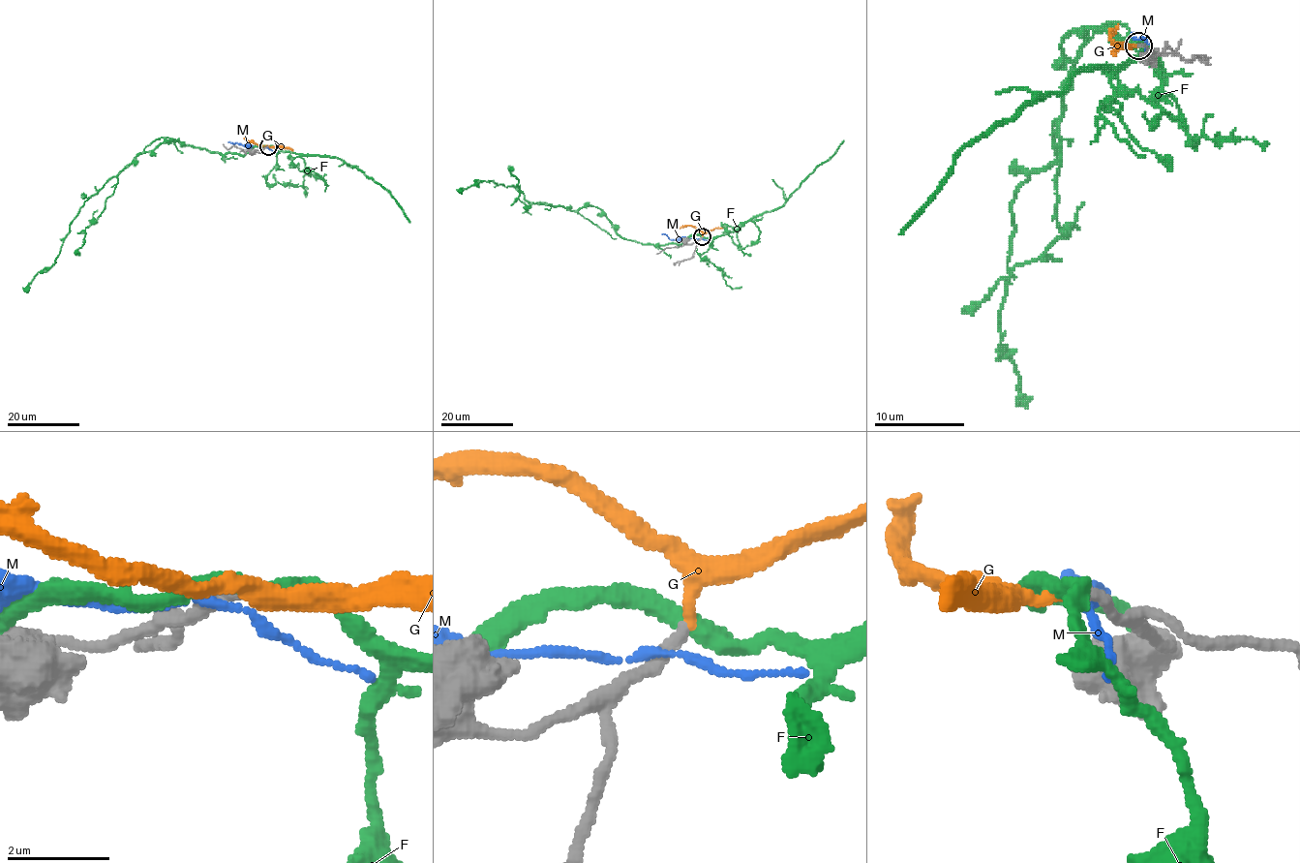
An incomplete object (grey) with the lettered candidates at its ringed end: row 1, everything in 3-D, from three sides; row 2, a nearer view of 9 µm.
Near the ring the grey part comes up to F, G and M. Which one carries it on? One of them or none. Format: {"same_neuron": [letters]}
{"same_neuron": ["G"]}

